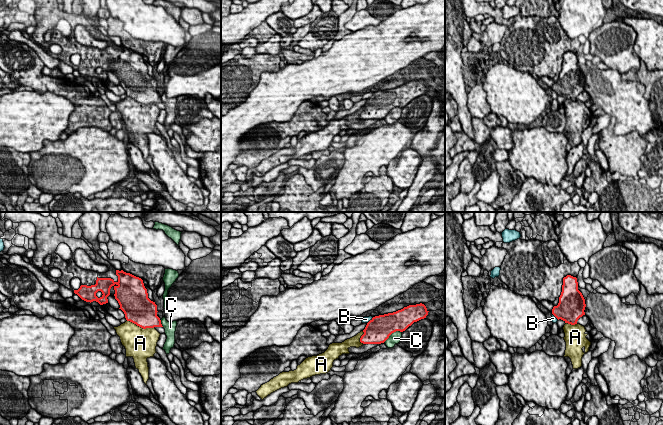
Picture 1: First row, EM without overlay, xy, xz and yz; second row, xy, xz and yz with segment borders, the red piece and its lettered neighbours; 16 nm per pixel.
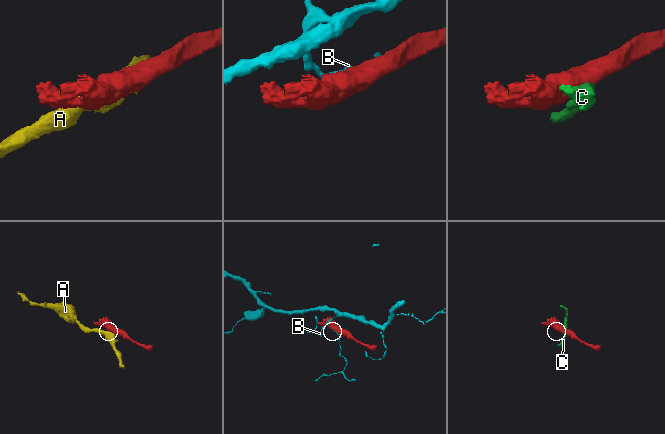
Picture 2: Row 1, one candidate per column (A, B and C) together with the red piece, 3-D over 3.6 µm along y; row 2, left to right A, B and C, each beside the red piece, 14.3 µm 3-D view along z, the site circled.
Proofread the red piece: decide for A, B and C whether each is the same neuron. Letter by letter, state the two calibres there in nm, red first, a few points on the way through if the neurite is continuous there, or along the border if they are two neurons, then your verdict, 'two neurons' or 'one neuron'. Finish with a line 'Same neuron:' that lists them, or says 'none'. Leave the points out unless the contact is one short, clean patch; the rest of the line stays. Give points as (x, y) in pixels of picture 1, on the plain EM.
A: 460 nm thick on the red side, 460 nm on the other; two neurons
B: 400 nm thick on the red side, 100 nm on the other; two neurons
C: 400 nm thick on the red side, 180 nm on the other; two neurons
Same neuron: none

